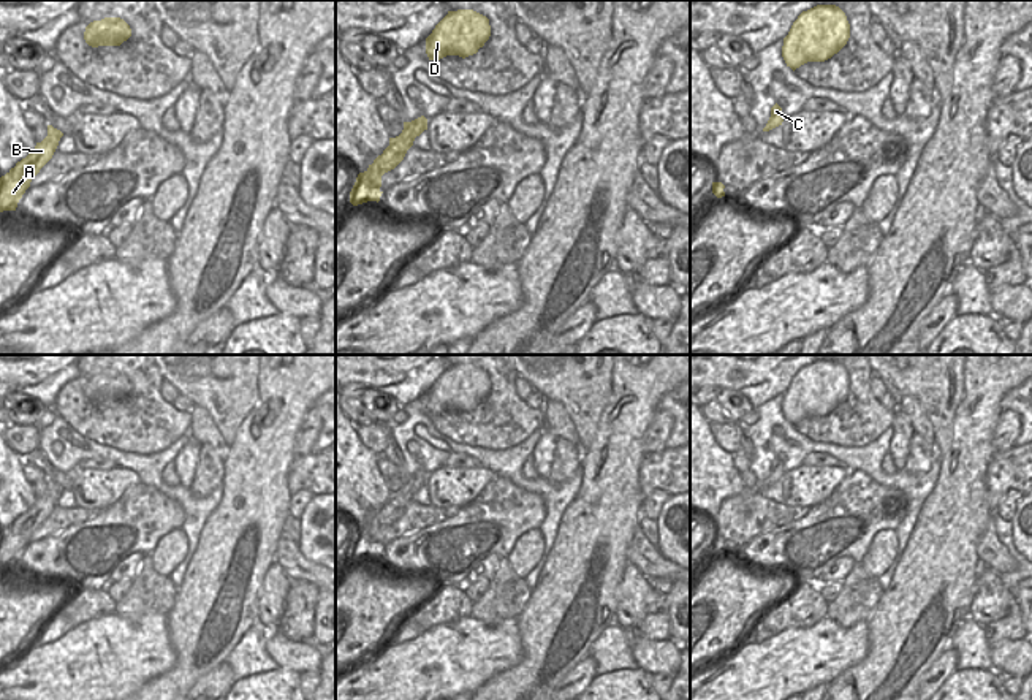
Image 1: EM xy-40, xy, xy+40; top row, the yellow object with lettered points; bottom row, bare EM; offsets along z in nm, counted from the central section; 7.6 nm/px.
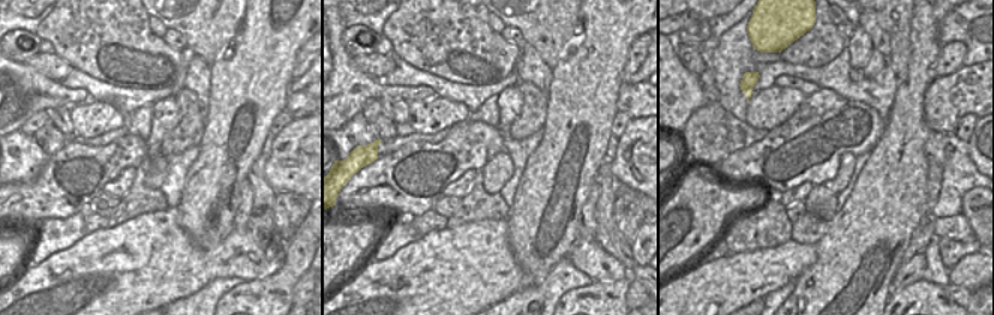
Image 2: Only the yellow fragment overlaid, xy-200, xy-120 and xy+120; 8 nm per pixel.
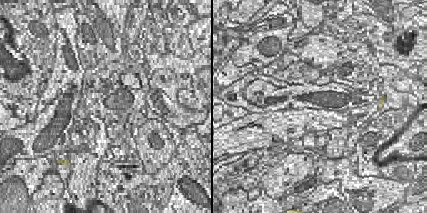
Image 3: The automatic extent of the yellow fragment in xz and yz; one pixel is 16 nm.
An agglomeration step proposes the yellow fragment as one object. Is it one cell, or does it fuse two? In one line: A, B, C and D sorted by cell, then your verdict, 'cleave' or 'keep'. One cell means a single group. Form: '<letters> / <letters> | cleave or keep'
A B C D | keep

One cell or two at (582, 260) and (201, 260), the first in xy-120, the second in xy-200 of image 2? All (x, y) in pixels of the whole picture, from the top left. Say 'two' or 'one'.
one

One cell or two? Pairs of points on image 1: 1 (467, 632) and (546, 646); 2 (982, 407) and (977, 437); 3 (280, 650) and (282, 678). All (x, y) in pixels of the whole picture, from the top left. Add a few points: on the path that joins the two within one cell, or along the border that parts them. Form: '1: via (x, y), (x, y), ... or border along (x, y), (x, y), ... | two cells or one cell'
1: border along (516, 618), (521, 658), (499, 673) | two cells
2: via (977, 415), (977, 429) | one cell
3: border along (277, 667), (287, 667), (299, 673) | two cells

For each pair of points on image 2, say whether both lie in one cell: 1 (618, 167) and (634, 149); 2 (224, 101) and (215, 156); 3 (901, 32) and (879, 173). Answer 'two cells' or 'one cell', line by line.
1: one cell
2: one cell
3: two cells

